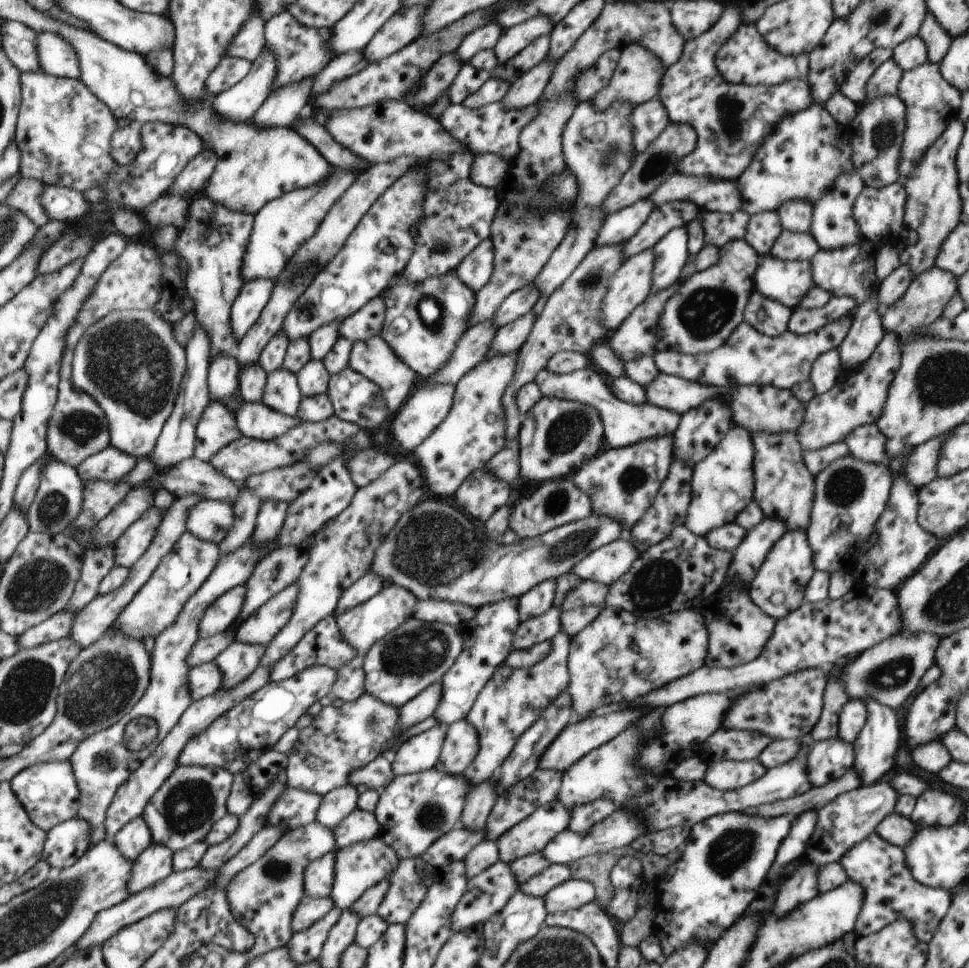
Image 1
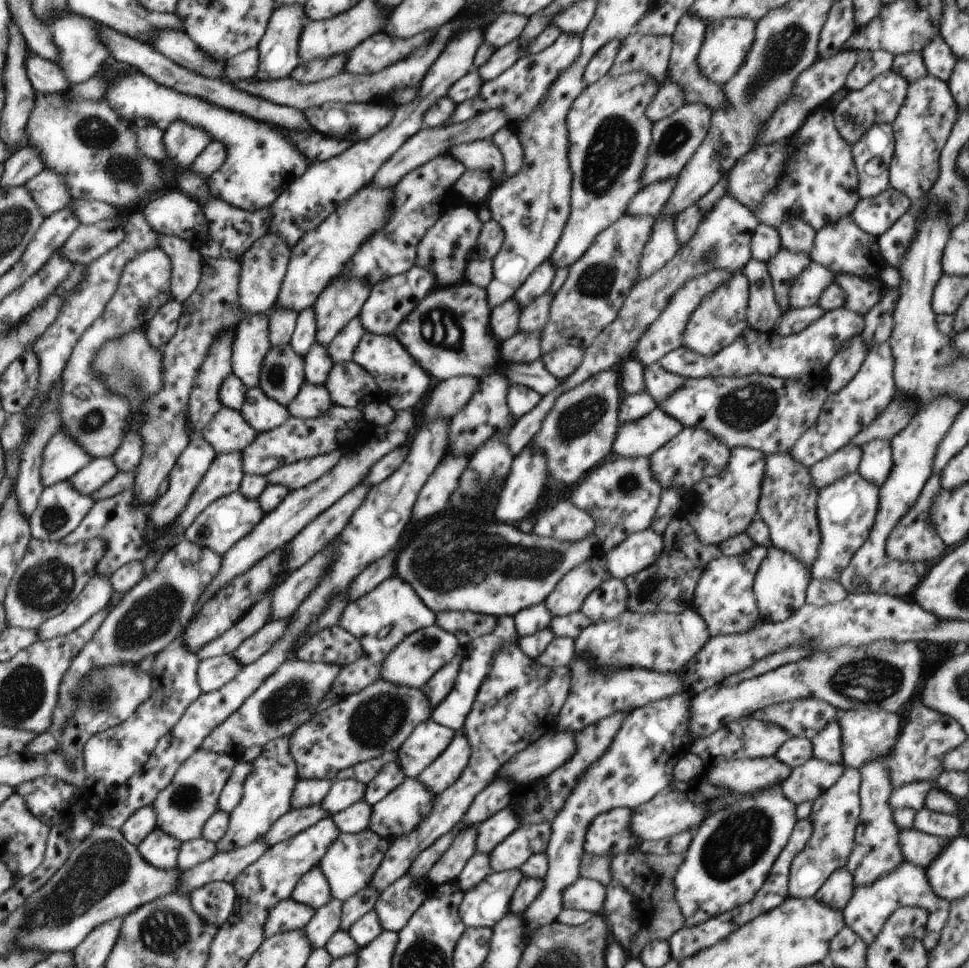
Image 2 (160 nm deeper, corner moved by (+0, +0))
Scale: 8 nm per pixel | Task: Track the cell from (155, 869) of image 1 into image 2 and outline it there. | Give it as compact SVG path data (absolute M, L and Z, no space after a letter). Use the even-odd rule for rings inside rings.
M156 827L139 845L139 852L148 862L163 869L177 866L177 854L182 843Z

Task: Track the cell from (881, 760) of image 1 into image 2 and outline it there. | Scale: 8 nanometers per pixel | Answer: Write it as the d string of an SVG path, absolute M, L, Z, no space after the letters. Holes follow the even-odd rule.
M887 756L866 763L858 769L861 772L861 811L855 830L854 848L846 866L852 875L855 888L873 885L879 878L894 872L905 860L899 841L900 828L894 822L893 810L889 803L893 788L891 780L888 780L888 772L884 770L883 760L886 758Z

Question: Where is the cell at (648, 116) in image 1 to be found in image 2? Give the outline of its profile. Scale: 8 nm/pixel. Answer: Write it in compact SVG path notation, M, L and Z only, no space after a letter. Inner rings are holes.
M668 81L664 83L646 110L647 117L653 124L664 117L669 117L680 107L683 107L687 100L685 92L677 82Z

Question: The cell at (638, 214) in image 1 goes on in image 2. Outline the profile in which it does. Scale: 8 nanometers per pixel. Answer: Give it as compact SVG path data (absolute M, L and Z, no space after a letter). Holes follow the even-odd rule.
M668 177L663 181L642 187L627 206L626 213L629 215L650 215L656 217L663 210L676 183L676 177Z

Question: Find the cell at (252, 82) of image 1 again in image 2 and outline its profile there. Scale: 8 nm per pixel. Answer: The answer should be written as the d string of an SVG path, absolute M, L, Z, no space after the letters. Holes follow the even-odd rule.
M298 3L280 5L275 8L271 18L268 32L264 33L264 38L260 40L260 46L258 46L260 50L258 78L282 78L282 76L288 76L300 64L298 42L300 42L305 20L308 19L305 6Z

